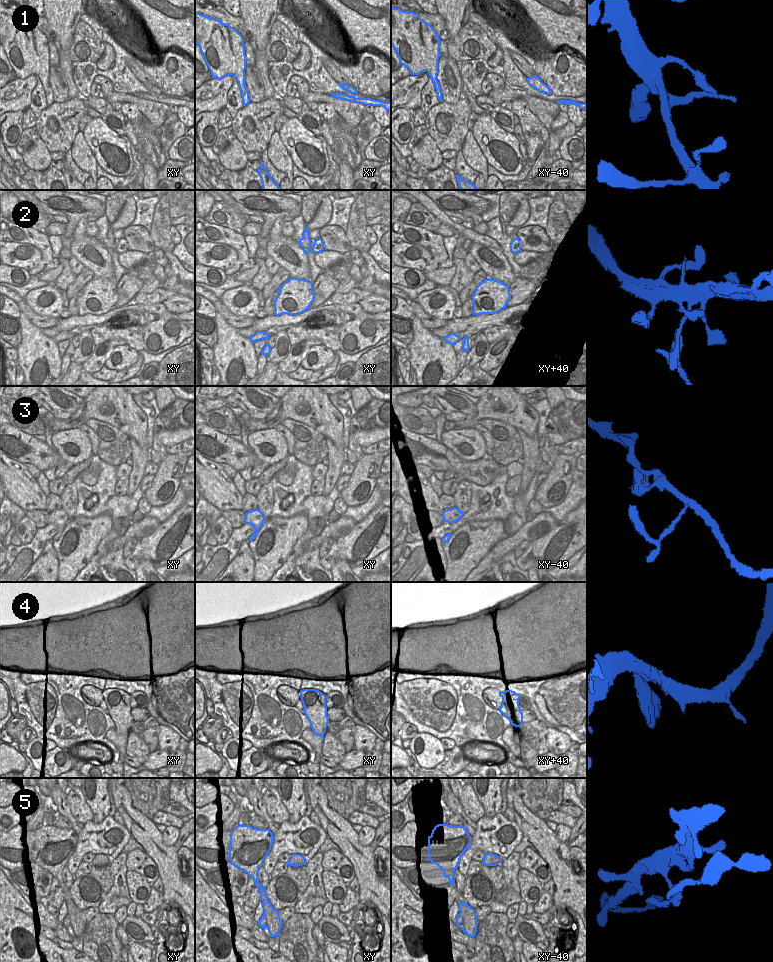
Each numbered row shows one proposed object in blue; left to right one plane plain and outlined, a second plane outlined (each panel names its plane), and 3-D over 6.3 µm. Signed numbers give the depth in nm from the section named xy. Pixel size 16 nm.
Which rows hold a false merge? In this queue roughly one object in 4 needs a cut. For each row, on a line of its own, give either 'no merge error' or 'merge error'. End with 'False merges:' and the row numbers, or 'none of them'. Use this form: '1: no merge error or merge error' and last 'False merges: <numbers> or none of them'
1: no merge error
2: no merge error
3: merge error
4: no merge error
5: merge error
False merges: 3, 5

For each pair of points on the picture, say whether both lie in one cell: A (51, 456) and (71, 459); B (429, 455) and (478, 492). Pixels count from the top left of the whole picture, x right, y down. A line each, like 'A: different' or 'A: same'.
A: different
B: different

